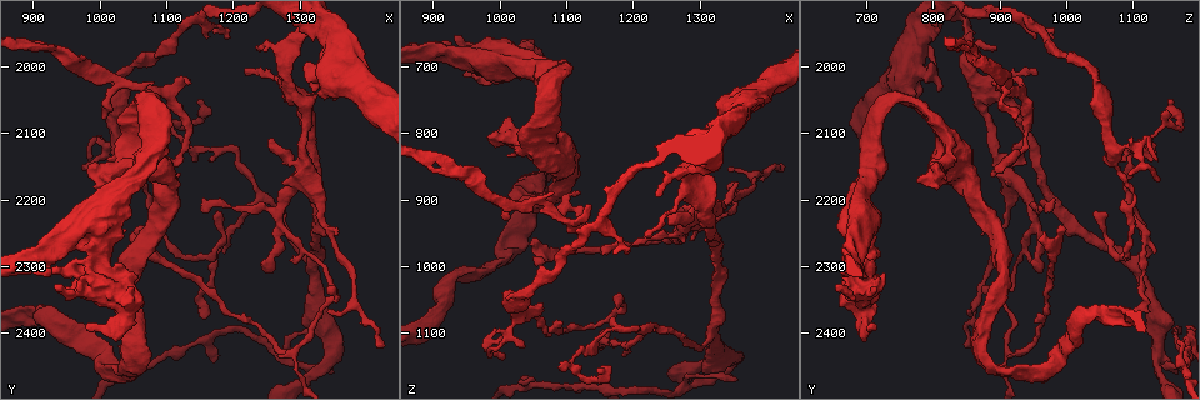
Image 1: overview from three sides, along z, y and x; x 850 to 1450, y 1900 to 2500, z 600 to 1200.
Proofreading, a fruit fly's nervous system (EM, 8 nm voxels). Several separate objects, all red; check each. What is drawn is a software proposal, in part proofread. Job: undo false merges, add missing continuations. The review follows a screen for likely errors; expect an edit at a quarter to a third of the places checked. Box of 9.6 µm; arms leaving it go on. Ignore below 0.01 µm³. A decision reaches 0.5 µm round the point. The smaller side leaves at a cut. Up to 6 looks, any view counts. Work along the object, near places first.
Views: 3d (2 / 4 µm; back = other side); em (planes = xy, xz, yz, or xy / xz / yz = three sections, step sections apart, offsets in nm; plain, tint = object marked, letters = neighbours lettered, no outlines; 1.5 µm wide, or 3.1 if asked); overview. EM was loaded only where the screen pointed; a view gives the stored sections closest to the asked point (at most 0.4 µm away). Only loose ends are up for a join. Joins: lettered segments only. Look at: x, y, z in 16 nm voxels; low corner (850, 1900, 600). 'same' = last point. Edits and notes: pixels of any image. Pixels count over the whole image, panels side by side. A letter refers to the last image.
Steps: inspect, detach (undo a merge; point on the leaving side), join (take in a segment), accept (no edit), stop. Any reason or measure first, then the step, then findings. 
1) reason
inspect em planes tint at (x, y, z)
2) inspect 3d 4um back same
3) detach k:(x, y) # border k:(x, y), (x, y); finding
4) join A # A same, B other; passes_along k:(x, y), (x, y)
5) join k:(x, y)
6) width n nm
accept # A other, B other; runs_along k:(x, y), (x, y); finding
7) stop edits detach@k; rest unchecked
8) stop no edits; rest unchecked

tapers out
inspect em yz step 4 tint at (985, 2145, 1140)

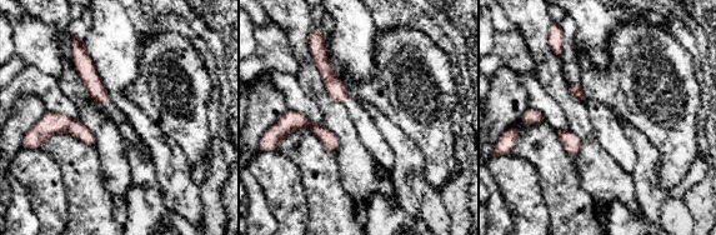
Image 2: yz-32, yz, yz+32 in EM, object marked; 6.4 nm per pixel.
inspect em planes letters same

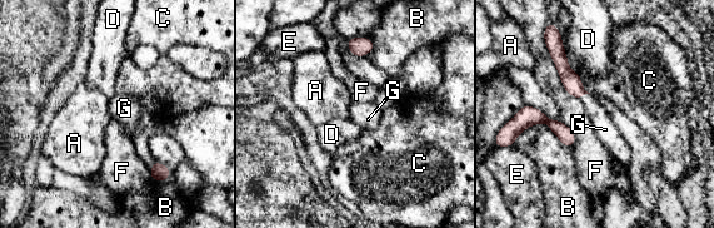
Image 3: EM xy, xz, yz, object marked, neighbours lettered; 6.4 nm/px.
join G # A other, B other, C other, D other, E other, F other, G same; passes_along 3:(572, 83), (584, 94), (604, 127); the neuron continues

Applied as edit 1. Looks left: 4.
inspect overview

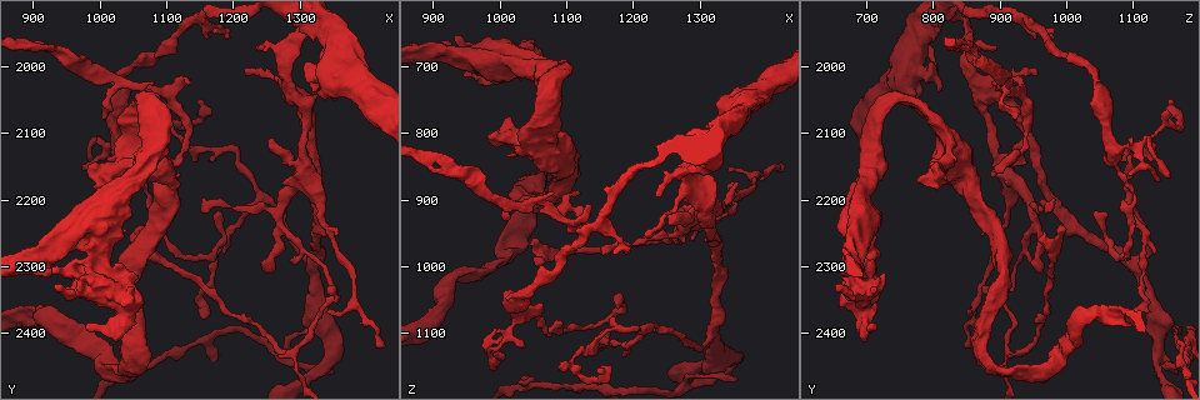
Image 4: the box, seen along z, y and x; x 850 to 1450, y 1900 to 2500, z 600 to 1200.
inspect 3d 2um at (1120, 2145, 915)

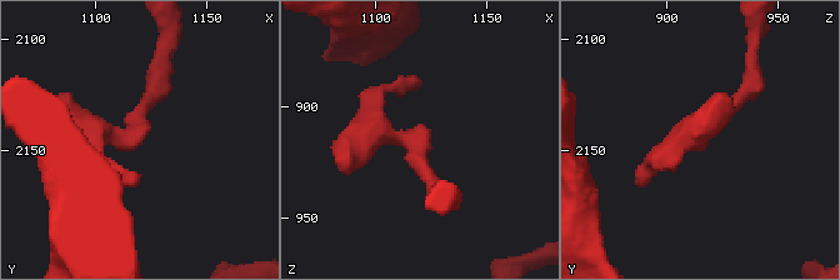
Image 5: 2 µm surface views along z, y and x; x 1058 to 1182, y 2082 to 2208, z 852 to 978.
need the tissue
inspect em planes tint at (1115, 2146, 914)

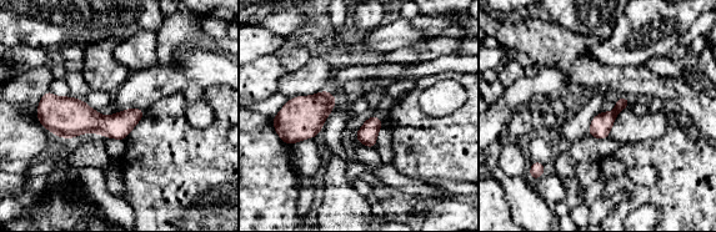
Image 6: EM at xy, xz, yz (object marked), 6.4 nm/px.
inspect em planes letters same

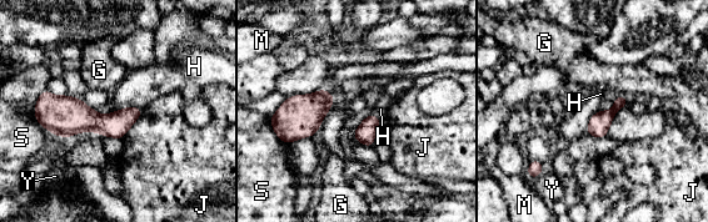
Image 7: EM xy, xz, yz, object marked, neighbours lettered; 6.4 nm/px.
width 140 nm
accept # G other, H other, J other, M other, S other, Y other; border 7:(143, 110), (121, 139); one neuron here

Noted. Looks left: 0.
stop edits join@3; rest unchecked

